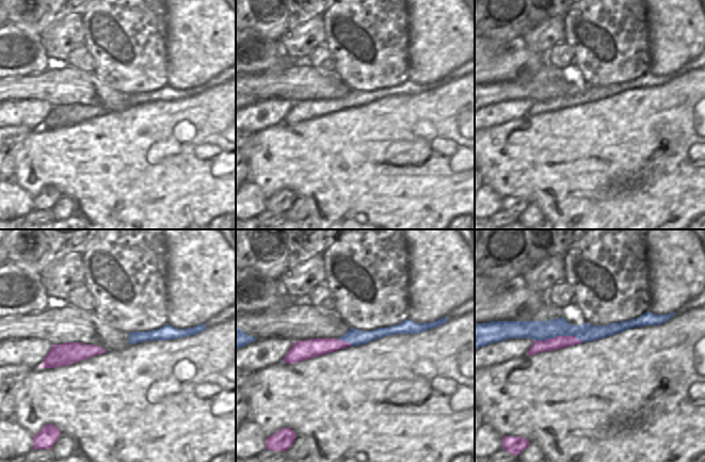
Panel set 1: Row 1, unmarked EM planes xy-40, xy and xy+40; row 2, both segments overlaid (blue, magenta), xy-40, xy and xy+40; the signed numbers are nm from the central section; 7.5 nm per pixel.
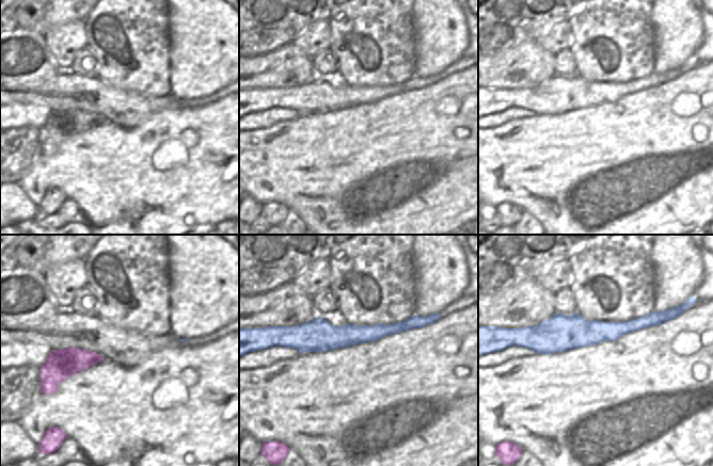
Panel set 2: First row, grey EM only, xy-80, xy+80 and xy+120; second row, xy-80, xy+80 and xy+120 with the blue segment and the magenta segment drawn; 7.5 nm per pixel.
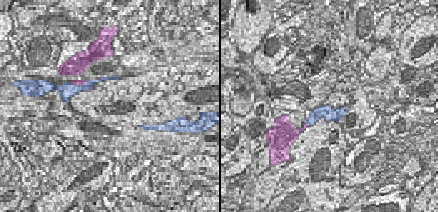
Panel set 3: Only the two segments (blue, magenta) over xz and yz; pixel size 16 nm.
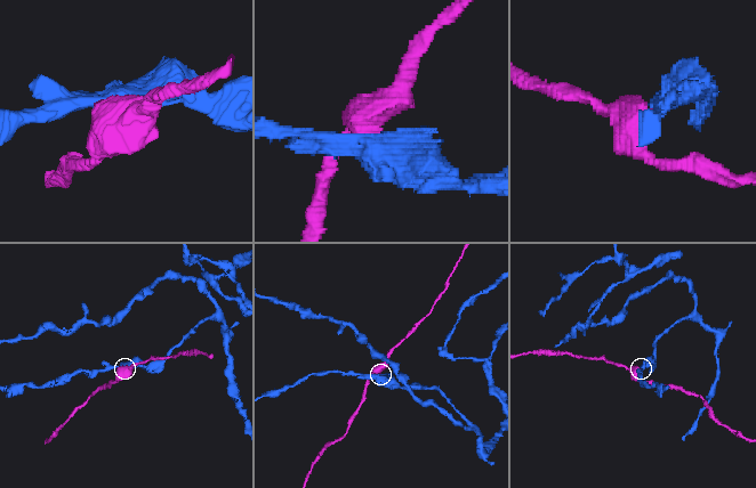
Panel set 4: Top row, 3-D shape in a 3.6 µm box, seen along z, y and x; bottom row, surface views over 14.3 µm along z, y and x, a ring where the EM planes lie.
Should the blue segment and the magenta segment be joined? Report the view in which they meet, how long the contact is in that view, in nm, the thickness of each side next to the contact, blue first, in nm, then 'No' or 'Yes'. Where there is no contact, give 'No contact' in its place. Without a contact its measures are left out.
Touches blue in xy+40. Shared border 380 nm. Thickness 140 nm (blue) against 100 nm. No.

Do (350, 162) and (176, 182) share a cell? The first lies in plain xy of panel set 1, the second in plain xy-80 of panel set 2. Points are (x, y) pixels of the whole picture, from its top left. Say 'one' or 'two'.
one

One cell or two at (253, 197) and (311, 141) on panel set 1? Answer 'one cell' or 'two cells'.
two cells

